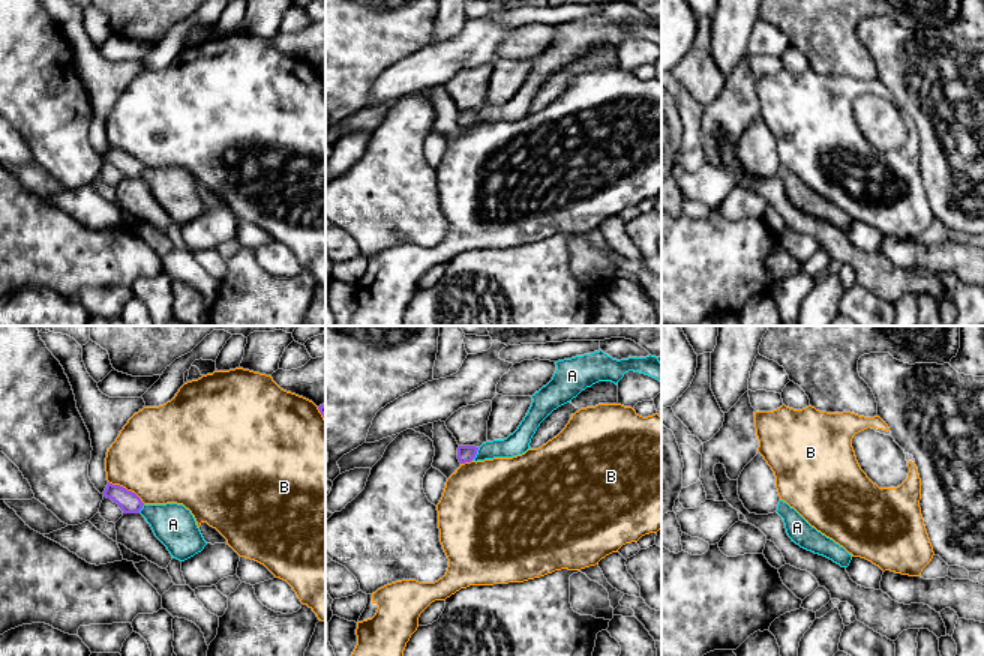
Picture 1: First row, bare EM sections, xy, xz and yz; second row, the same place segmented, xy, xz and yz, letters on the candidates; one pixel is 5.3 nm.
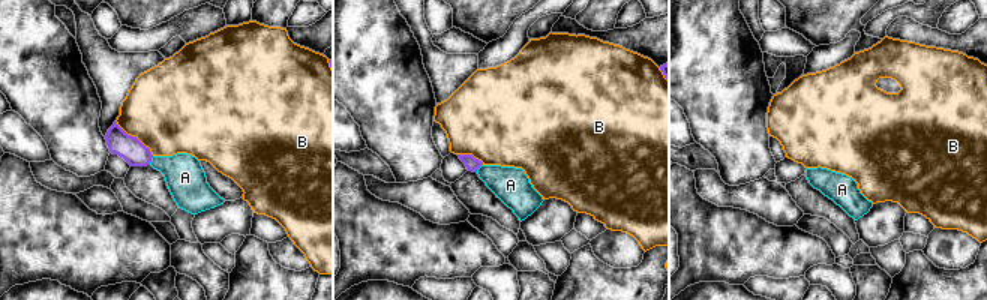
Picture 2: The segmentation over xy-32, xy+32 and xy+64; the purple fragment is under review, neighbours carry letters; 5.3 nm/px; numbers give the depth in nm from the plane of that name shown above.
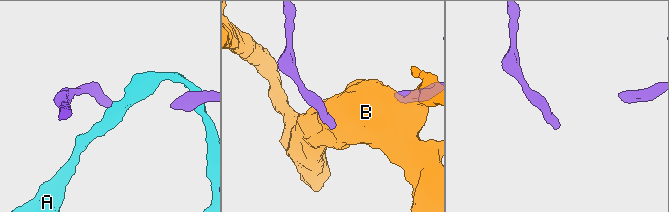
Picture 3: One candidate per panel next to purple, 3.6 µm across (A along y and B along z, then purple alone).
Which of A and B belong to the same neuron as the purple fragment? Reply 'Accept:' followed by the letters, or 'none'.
Accept: none

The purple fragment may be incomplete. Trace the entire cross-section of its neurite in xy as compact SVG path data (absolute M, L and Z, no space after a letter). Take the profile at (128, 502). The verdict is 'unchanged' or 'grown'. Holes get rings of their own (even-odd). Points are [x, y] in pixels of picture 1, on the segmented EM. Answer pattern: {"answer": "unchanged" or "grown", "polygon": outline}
{"answer": "unchanged", "polygon": "M110 482L104 491L104 497L111 498L114 503L117 503L123 513L140 513L144 506L135 492Z"}

